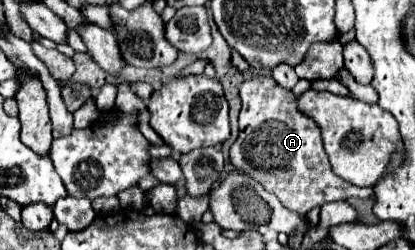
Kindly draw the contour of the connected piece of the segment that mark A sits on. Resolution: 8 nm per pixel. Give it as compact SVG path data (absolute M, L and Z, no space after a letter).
M252 75L240 85L240 135L230 145L230 163L236 171L256 179L266 191L274 193L280 203L306 215L310 209L330 201L350 197L370 197L370 187L356 187L336 177L326 161L322 139L314 121L298 113L296 97L280 87L270 75Z

